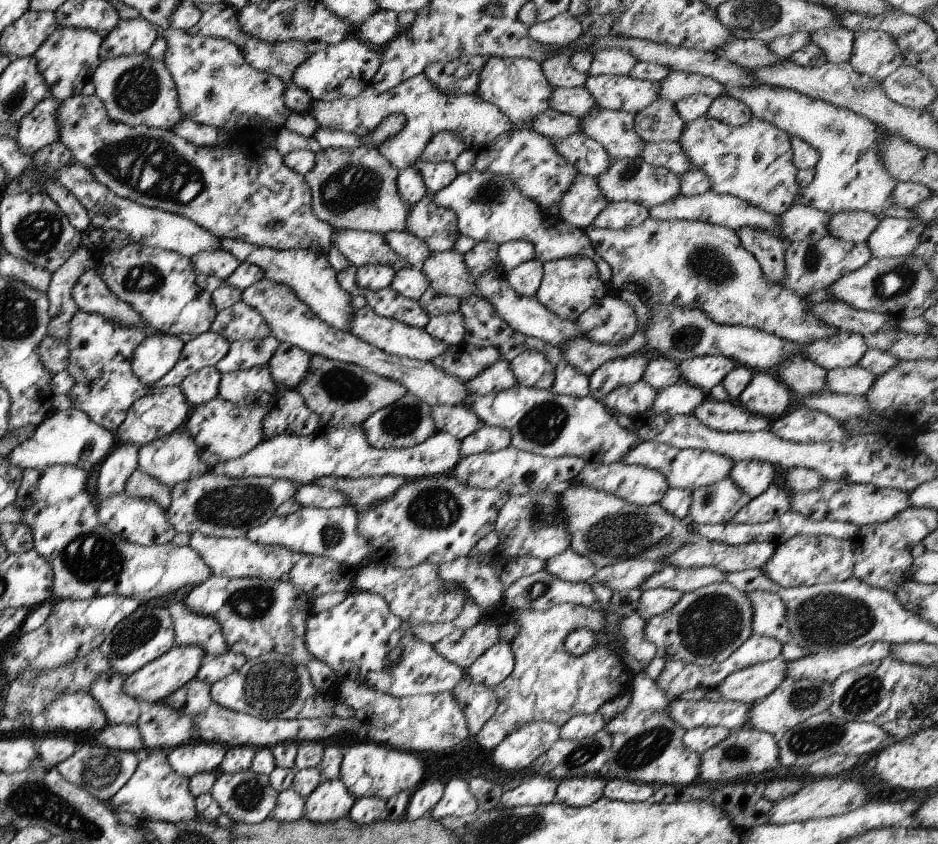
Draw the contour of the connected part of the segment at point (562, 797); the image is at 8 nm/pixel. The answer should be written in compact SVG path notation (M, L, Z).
M595 776L564 778L558 781L552 802L583 808L602 796L605 781Z

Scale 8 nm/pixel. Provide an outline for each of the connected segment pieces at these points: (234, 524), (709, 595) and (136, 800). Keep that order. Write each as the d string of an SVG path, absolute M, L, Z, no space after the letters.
M204 472L172 486L166 519L176 533L199 533L215 538L245 537L250 528L267 522L277 506L291 499L295 490L297 485L291 480L269 477L227 478Z
M726 580L714 582L683 593L671 610L645 620L643 636L655 646L656 656L663 660L680 660L697 666L707 666L727 658L752 633L751 610L751 601L744 592L735 590Z
M154 748L140 754L137 768L131 774L131 778L107 802L114 813L127 812L143 823L159 820L159 822L177 824L177 822L189 822L196 817L188 778L183 778L171 770L167 762L167 753L166 749Z

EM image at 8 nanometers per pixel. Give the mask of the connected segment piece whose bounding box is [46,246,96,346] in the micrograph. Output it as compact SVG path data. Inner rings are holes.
M79 246L54 273L51 273L46 292L49 313L47 334L52 339L65 342L65 346L69 338L69 320L78 309L71 298L71 288L85 270L95 267L94 255L85 247Z

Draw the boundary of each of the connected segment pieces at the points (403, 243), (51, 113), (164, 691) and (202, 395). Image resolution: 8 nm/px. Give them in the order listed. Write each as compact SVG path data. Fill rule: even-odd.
M391 230L391 232L383 234L382 237L391 250L401 260L405 260L405 264L409 267L419 267L422 262L425 262L425 258L429 256L430 250L425 246L425 243L419 242L418 238L405 230L401 232Z
M53 97L43 98L19 120L14 138L19 154L33 156L37 150L58 140L59 128L55 126L57 106L58 101Z
M173 645L165 654L148 662L138 671L126 676L123 680L123 694L137 700L143 706L154 705L168 697L174 690L181 688L188 680L194 678L195 673L205 659L203 650L199 646L175 646Z
M205 367L197 372L191 372L181 382L180 389L190 408L197 408L207 404L209 400L218 396L220 374L215 367Z

